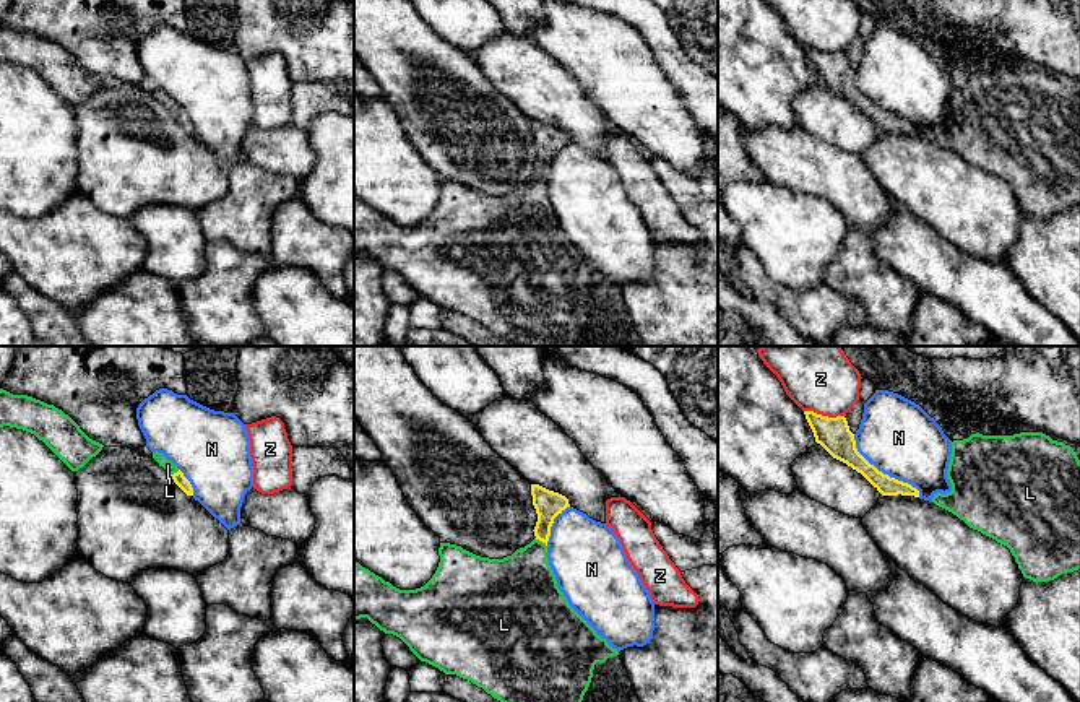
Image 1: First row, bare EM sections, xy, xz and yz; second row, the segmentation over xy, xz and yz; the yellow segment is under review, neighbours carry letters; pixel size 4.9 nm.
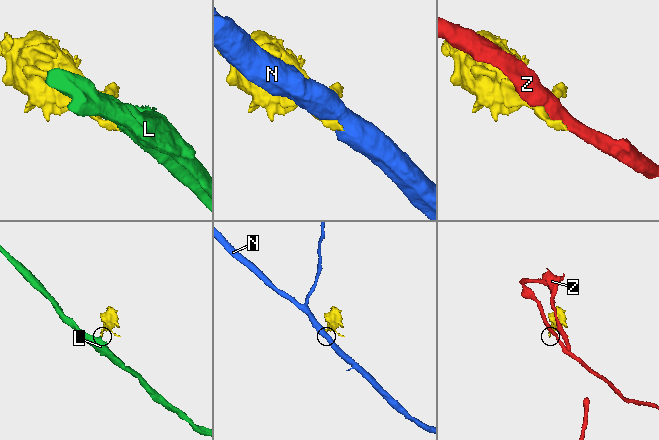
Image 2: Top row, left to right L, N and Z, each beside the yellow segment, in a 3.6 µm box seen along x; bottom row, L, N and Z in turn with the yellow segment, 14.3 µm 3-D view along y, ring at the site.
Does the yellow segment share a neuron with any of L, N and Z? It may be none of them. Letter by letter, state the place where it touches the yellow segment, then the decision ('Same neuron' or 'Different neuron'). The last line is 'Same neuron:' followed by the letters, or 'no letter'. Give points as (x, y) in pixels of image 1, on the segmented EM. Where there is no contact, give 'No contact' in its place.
L: Touches yellow at xz (541, 540). Same neuron
N: Touches yellow at yz (881, 472). Different neuron
Z: Touches yellow at yz (824, 416). Different neuron
Same neuron: L

